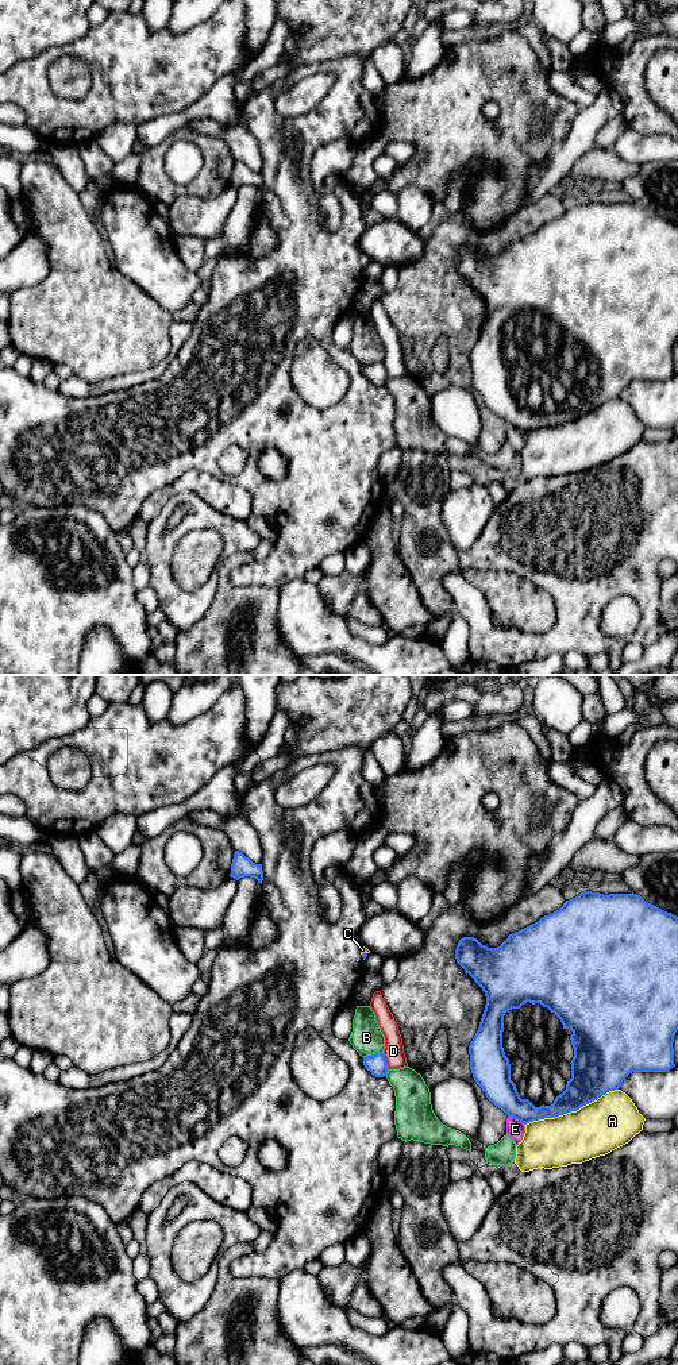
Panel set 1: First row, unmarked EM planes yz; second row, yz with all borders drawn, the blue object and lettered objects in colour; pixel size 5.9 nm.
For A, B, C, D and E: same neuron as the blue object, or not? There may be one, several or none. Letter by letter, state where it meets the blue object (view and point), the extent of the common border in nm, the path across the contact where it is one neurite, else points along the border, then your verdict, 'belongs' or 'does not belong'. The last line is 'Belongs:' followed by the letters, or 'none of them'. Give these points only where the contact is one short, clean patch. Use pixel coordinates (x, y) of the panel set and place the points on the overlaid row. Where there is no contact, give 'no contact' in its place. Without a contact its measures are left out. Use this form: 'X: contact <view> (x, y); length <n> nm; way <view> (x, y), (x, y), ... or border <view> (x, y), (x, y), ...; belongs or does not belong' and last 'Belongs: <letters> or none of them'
A: contact yz (570, 1111); length 600 nm; does not belong
B: contact yz (373, 1055); length 120 nm; does not belong
C: contact yz (363, 953); length 40 nm; way yz (363, 955), (363, 953), (362, 949); belongs
D: contact yz (385, 1061); length 100 nm; border yz (382, 1053), (389, 1068); does not belong
E: contact yz (516, 1118); length 120 nm; does not belong
Belongs: C

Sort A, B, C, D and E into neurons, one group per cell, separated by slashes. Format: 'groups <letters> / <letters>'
groups A / B / C / D E

